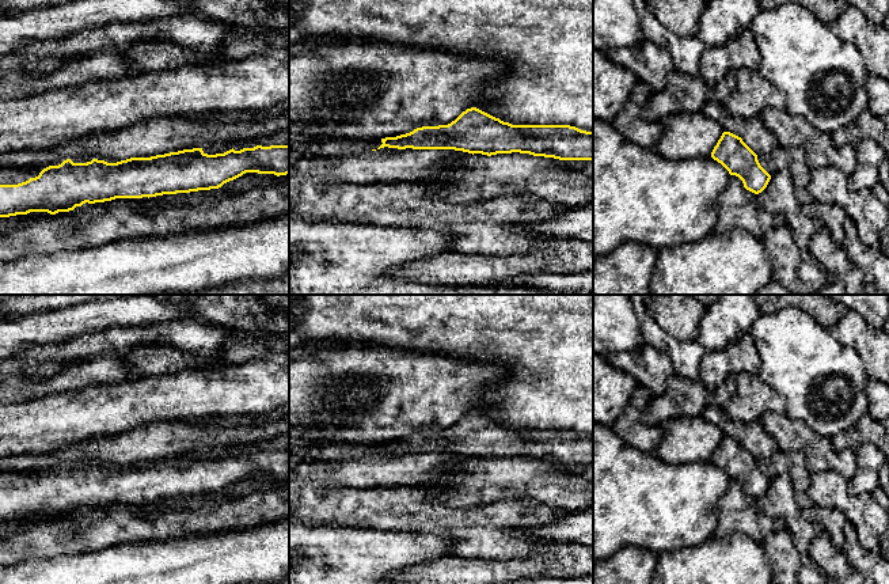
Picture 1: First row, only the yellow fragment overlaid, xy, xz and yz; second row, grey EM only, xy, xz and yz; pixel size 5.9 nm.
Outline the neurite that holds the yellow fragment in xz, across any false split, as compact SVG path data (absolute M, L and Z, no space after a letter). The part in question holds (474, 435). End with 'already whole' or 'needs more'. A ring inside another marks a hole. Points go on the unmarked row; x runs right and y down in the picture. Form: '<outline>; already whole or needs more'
M476 412L467 413L448 429L417 432L406 439L381 443L381 447L377 454L384 451L398 454L455 454L487 460L520 456L559 464L593 464L593 436L570 429L512 429Z; already whole

